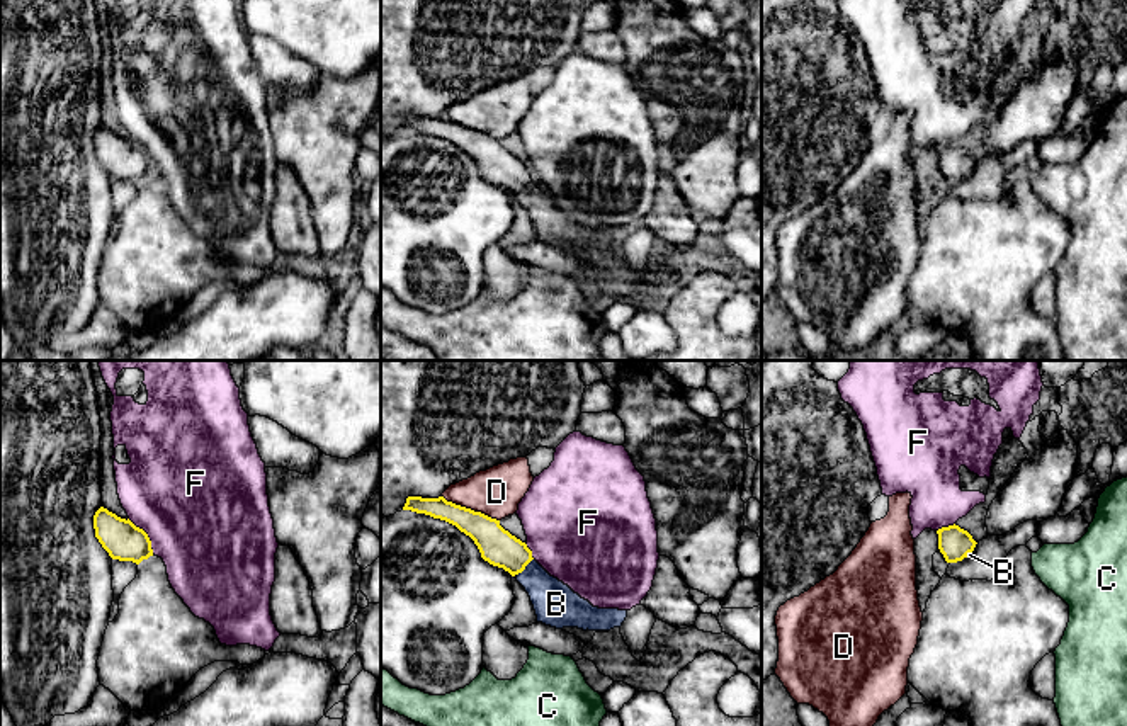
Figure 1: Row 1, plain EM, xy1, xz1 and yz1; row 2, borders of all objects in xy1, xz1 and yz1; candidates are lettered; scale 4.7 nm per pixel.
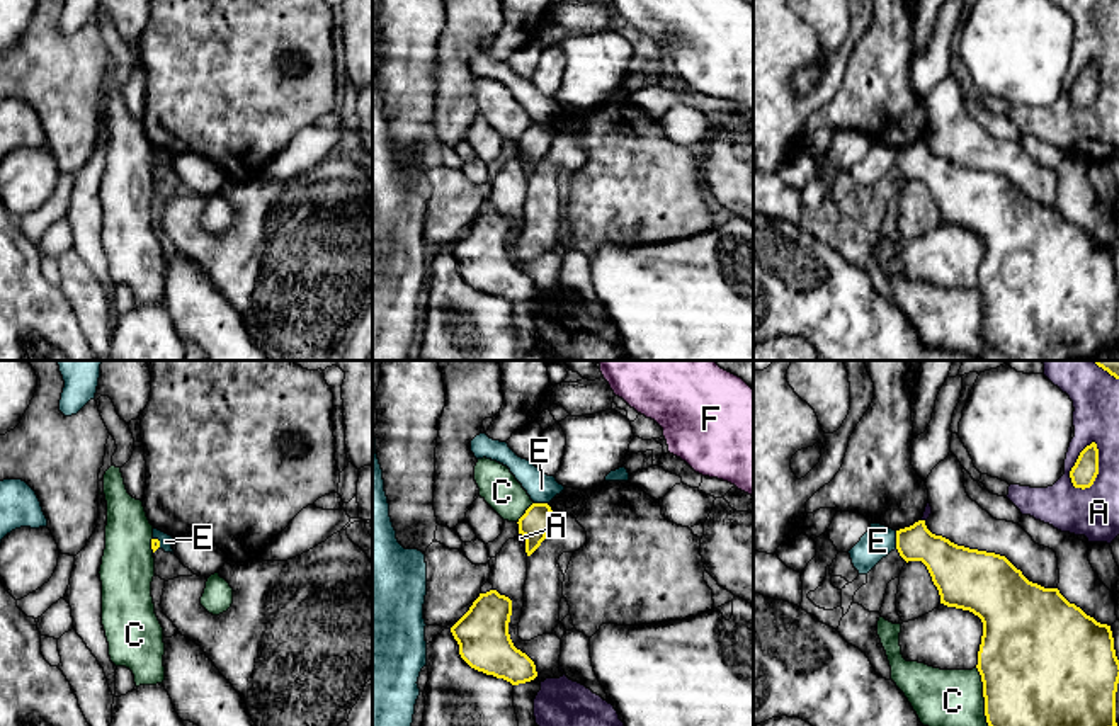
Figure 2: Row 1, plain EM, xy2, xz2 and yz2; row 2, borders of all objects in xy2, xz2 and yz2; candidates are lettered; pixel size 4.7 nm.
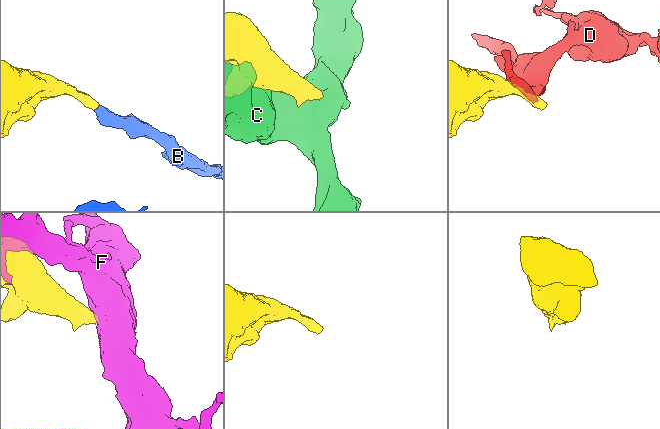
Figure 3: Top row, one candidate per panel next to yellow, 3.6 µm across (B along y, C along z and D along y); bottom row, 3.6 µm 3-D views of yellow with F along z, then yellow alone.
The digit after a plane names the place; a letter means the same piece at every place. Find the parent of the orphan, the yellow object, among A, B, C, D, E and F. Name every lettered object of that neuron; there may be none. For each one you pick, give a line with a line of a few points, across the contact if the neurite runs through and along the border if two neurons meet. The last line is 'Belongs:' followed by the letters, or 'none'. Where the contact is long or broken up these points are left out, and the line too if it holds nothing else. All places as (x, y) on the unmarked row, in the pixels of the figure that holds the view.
B: xz1 (497, 165), (526, 184), (529, 192), (556, 223)
Belongs: B

